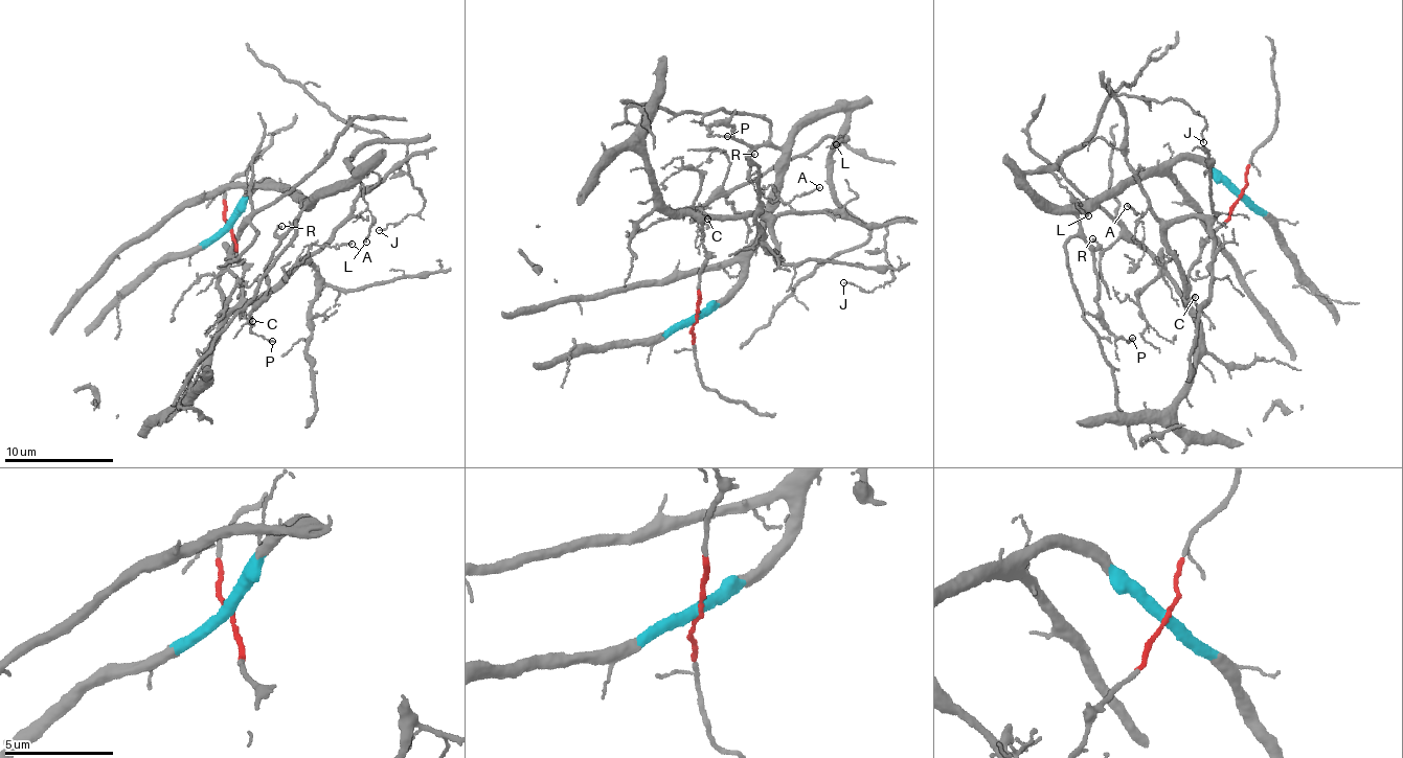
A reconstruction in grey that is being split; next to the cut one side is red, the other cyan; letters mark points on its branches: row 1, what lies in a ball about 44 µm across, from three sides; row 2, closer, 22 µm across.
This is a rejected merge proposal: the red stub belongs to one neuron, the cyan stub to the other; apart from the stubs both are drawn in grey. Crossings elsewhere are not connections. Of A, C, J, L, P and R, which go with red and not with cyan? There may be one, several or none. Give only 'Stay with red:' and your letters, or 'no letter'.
Stay with red: A, C

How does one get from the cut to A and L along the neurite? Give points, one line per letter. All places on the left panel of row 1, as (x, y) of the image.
A: (231, 229), (233, 254), (244, 262), (242, 283), (249, 300), (281, 290), (321, 244), (352, 243)
L: (231, 229), (248, 191), (263, 181), (268, 179), (307, 198), (352, 180), (359, 170), (372, 221), (366, 242)

